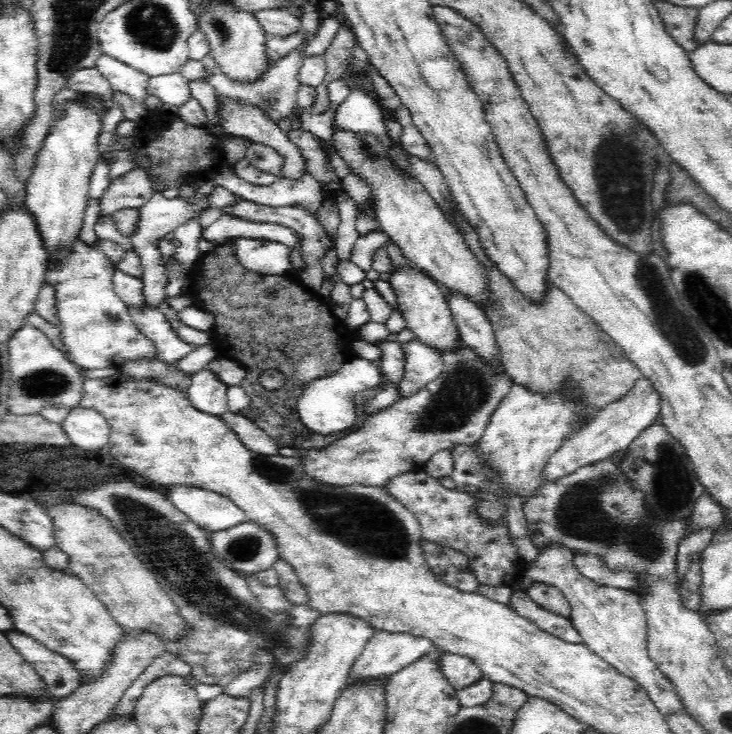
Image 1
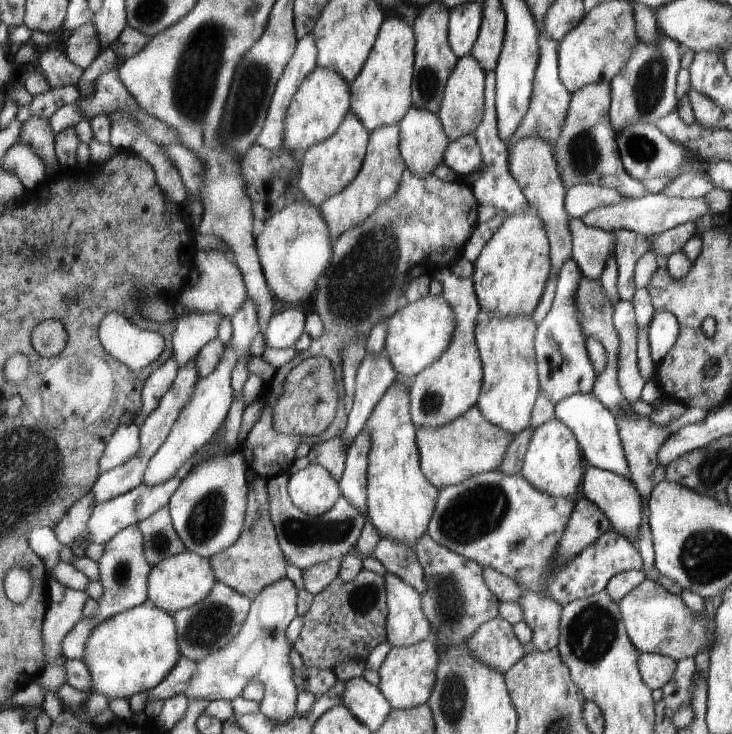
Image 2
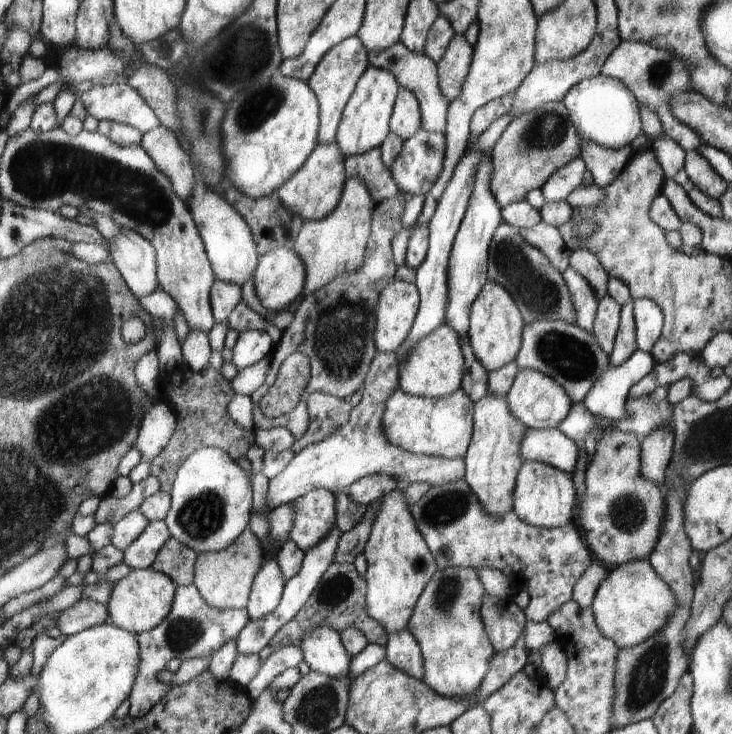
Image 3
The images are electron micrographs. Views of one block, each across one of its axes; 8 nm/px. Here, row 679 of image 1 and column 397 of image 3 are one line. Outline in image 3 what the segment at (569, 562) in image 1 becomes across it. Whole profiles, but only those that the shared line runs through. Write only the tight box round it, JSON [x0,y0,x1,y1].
[386,630,425,682]

